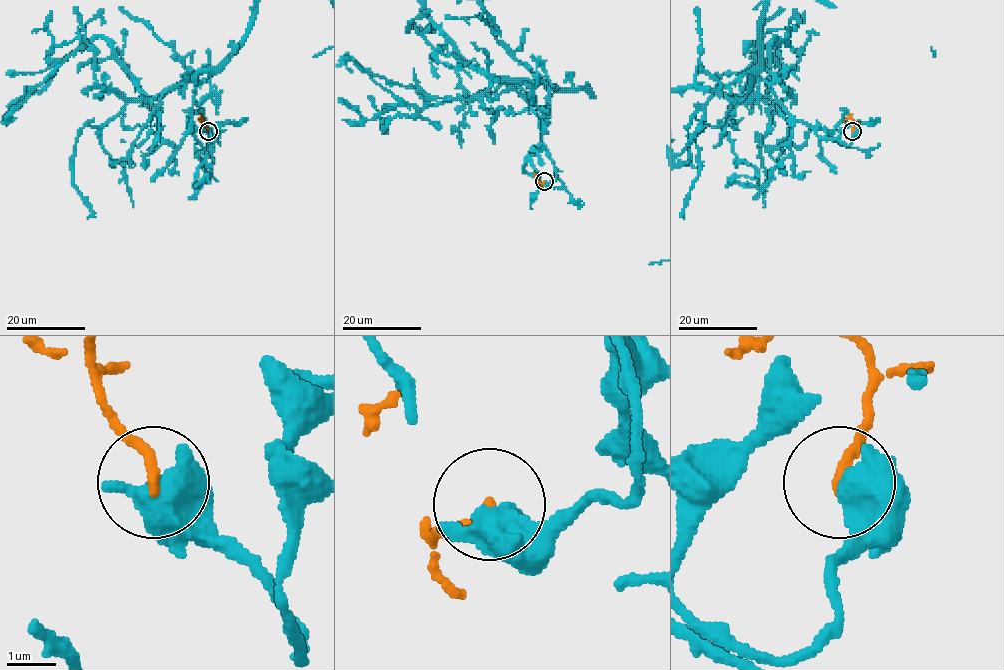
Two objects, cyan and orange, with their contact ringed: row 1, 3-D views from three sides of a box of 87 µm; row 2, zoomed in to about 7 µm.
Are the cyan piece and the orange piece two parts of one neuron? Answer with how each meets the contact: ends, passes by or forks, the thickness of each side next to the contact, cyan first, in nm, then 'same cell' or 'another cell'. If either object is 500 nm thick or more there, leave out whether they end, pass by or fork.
calibres 750 and 220 nm; another cell

